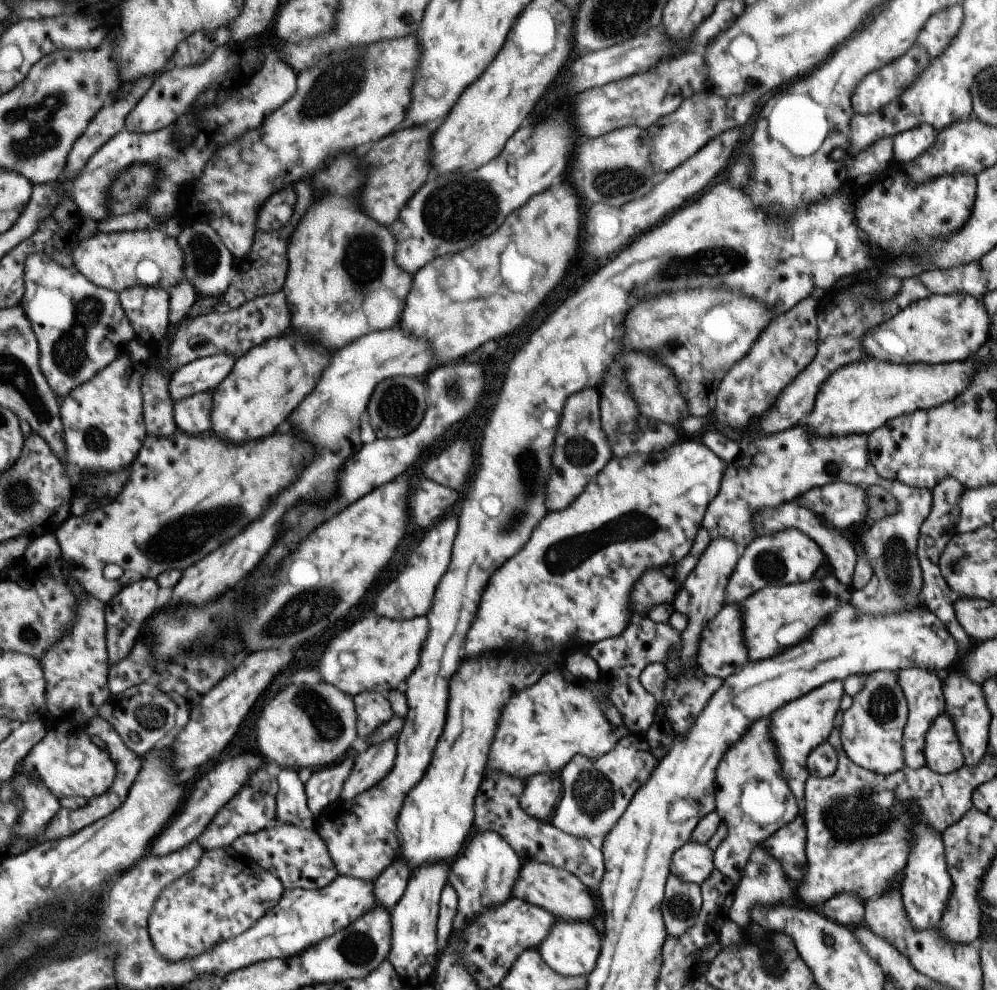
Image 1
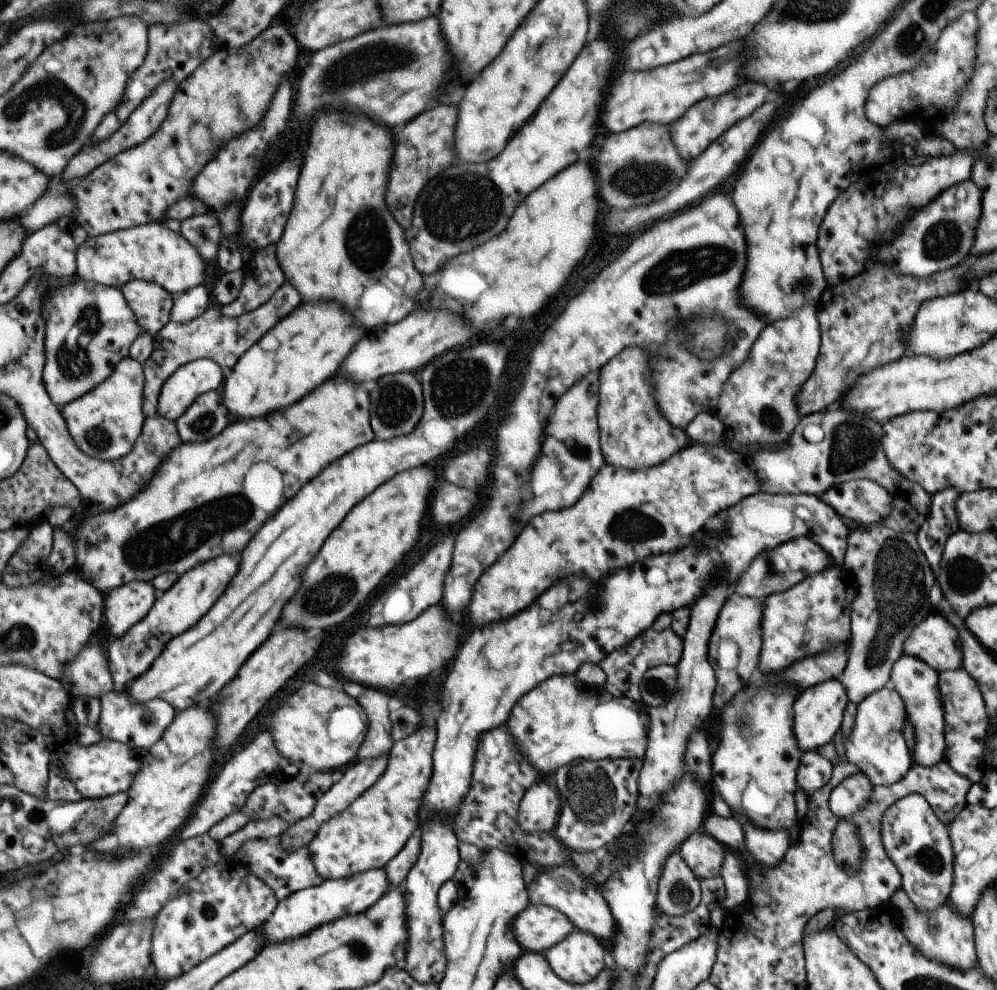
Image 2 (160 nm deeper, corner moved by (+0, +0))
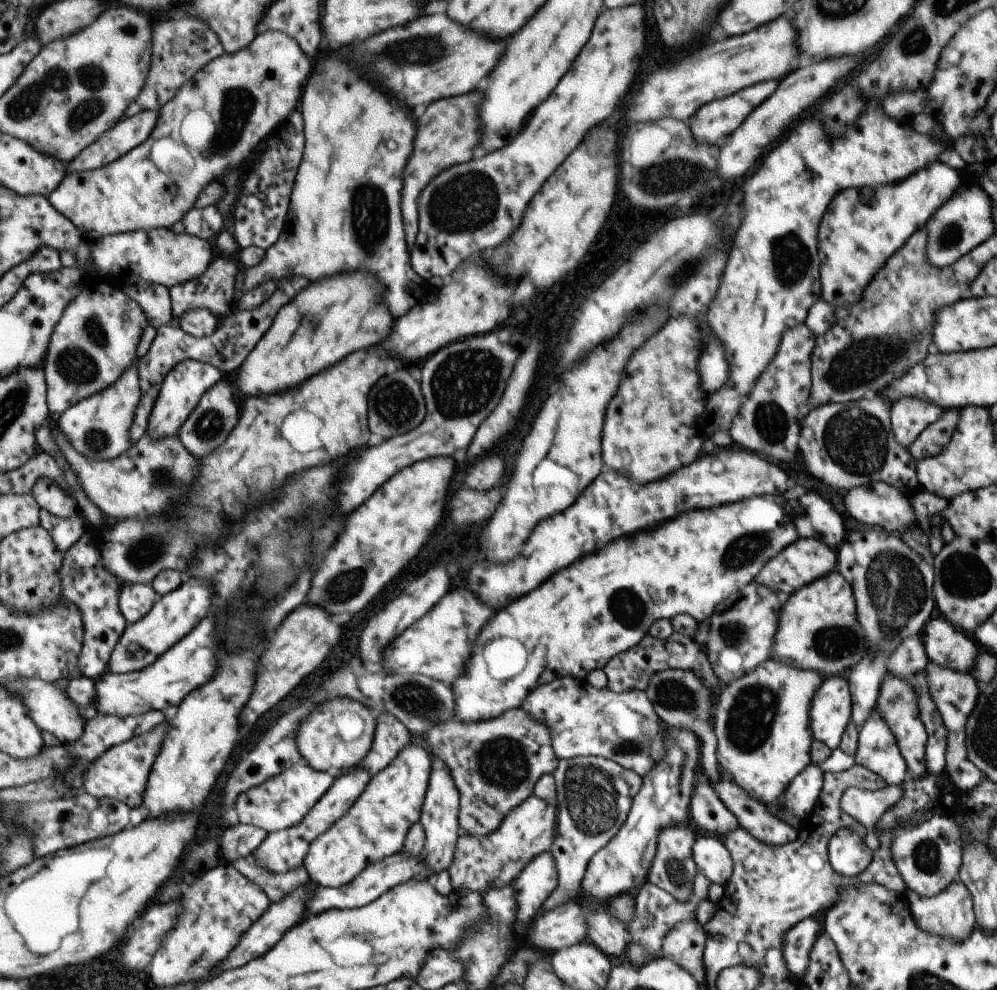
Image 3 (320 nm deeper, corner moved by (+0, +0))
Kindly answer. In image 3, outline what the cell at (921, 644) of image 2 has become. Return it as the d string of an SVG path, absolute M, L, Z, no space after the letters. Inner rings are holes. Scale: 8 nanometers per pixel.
M943 616L925 623L919 637L929 662L960 673L970 673L974 668L979 645Z

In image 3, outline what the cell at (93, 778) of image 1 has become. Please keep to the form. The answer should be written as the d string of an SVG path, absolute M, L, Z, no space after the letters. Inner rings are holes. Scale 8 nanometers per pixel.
M169 720L151 732L139 734L123 744L110 748L89 767L83 789L97 798L111 797L120 800L131 808L142 806L148 780L163 748L167 730L169 730Z

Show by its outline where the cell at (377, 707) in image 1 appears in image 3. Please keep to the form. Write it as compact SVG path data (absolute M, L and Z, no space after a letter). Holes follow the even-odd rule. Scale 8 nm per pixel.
M379 713L377 719L377 736L369 754L362 762L367 772L373 777L384 771L396 756L411 744L411 734L401 721L398 721L391 713Z

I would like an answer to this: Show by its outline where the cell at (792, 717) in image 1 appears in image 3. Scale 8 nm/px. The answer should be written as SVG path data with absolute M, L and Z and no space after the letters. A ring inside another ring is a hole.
M844 675L826 677L811 699L809 728L813 739L830 749L837 748L850 722L851 697Z

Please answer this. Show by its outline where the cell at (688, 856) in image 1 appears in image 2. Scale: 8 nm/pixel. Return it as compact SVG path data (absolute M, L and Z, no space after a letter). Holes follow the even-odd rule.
M704 830L692 832L677 851L698 880L720 874L725 847Z

